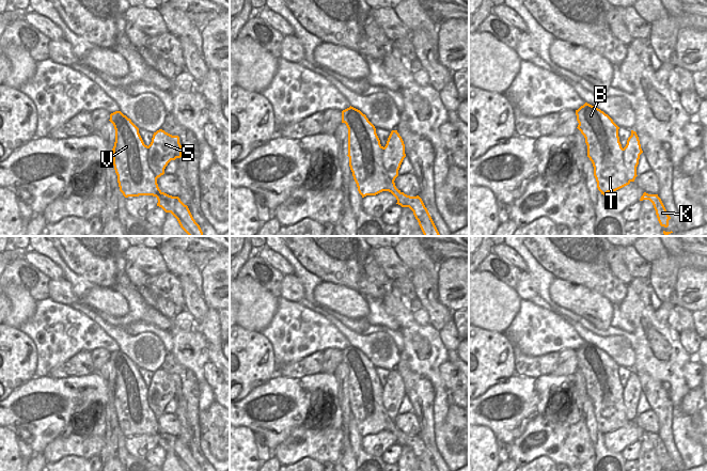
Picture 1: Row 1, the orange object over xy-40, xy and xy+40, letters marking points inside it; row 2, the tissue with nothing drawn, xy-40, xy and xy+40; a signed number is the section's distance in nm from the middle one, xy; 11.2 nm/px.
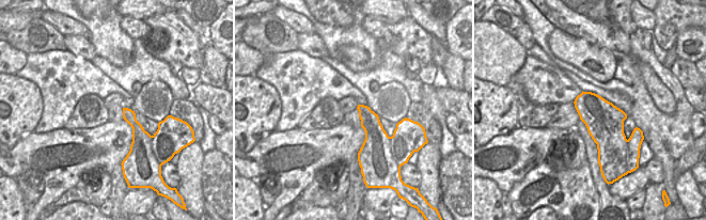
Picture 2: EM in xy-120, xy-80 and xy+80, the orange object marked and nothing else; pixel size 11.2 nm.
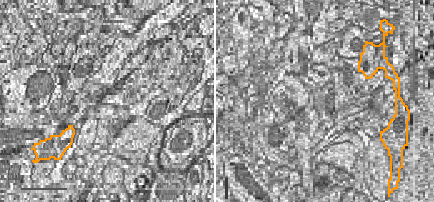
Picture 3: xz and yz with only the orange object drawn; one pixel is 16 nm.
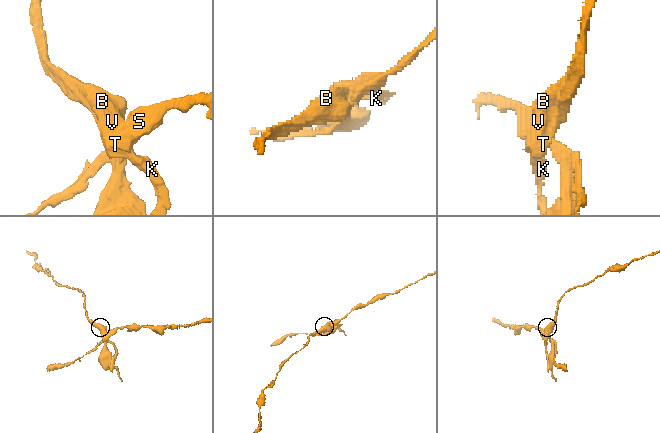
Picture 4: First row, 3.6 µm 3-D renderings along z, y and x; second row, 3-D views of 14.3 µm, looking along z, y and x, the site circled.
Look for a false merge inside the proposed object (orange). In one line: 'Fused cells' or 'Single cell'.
Fused cells.

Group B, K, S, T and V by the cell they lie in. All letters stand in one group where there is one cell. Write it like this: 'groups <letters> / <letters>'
groups B K T V / S

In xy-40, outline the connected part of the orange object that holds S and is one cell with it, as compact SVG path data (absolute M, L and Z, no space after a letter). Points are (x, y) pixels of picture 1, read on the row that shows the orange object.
M162 129L154 132L148 147L148 166L156 177L164 174L171 160L182 157L182 145L178 136L172 136Z

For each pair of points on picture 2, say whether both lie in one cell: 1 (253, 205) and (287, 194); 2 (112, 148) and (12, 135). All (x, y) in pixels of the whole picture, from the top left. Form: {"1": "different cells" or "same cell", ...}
{"1": "different cells", "2": "different cells"}

